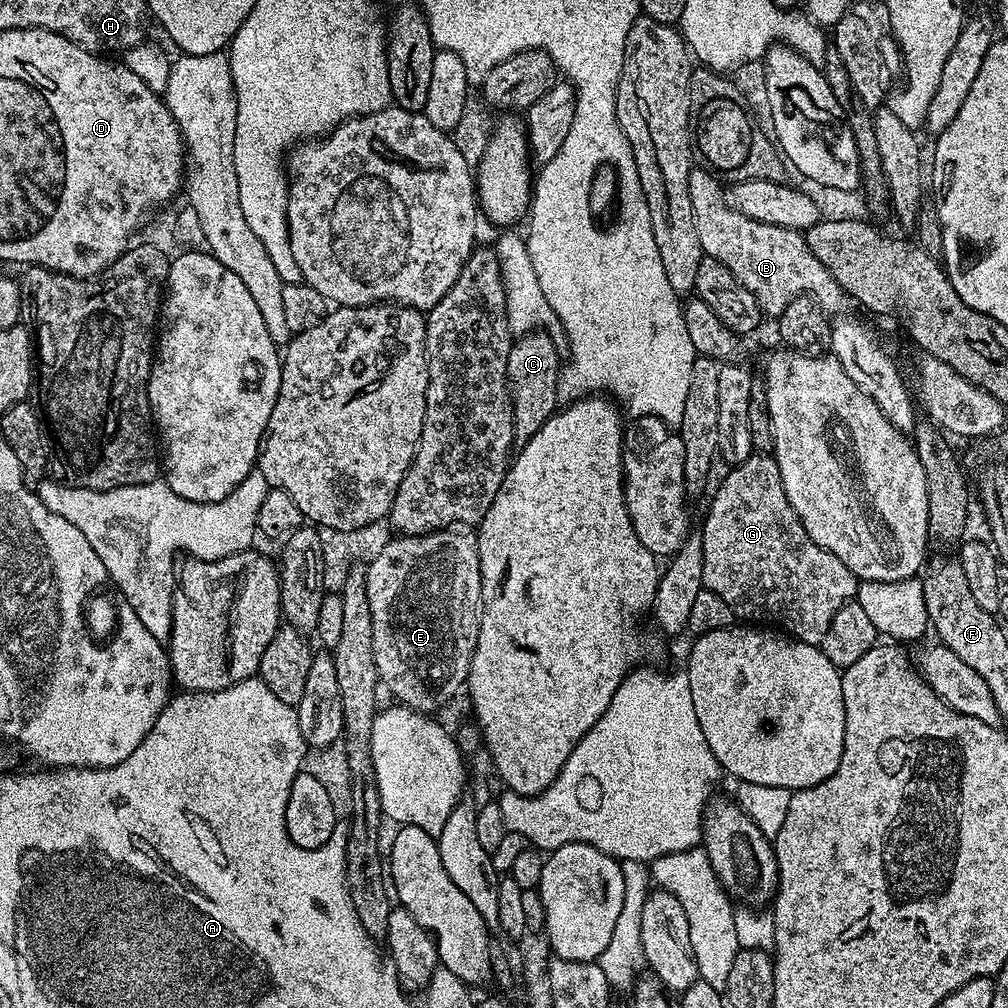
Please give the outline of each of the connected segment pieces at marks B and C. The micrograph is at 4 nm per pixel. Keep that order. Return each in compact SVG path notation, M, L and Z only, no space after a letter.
M693 167L688 183L690 206L694 214L694 230L698 230L698 242L702 242L705 256L722 262L739 284L754 294L765 317L778 318L782 310L786 310L786 306L799 296L811 296L824 314L839 313L840 303L846 300L846 294L830 270L814 258L805 233L746 218L746 214L728 203L725 189L720 189L719 183L721 181L707 167Z
M544 330L517 335L506 362L509 396L512 399L513 439L520 444L528 441L557 411L557 386L562 365L562 354L556 349L549 333Z

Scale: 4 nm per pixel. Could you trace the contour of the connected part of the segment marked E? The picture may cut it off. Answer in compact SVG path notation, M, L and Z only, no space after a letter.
M453 526L450 528L442 528L434 532L425 532L422 536L402 536L397 535L396 540L392 540L389 544L384 544L380 548L380 553L373 558L372 561L367 561L366 564L366 594L368 595L368 601L370 602L370 614L372 615L372 625L374 626L374 662L376 663L376 675L379 683L384 684L397 696L399 703L405 708L412 708L416 712L422 712L425 714L436 714L436 711L455 694L456 691L463 689L468 683L468 671L470 670L470 662L474 658L474 650L478 646L478 630L480 629L480 615L484 612L482 606L482 574L480 573L480 559L478 558L478 542L476 541L476 532L469 530L464 526Z

